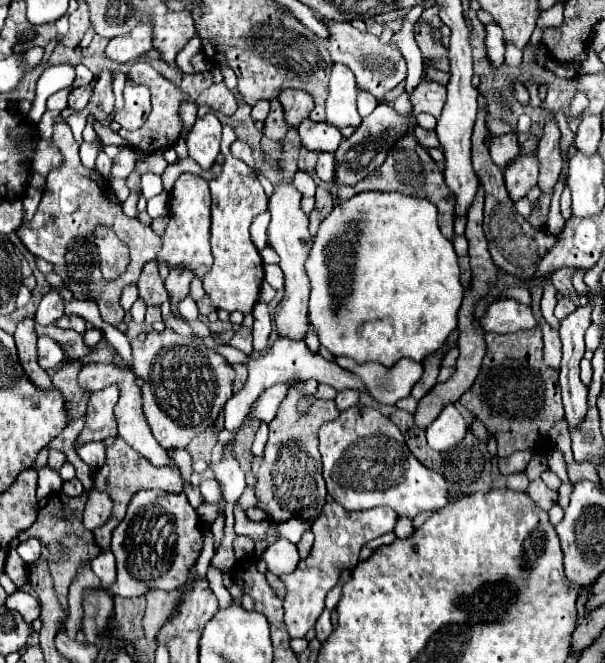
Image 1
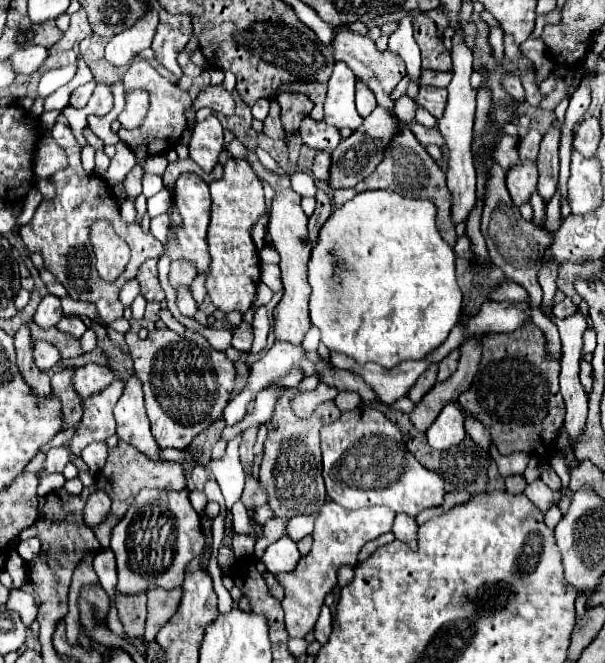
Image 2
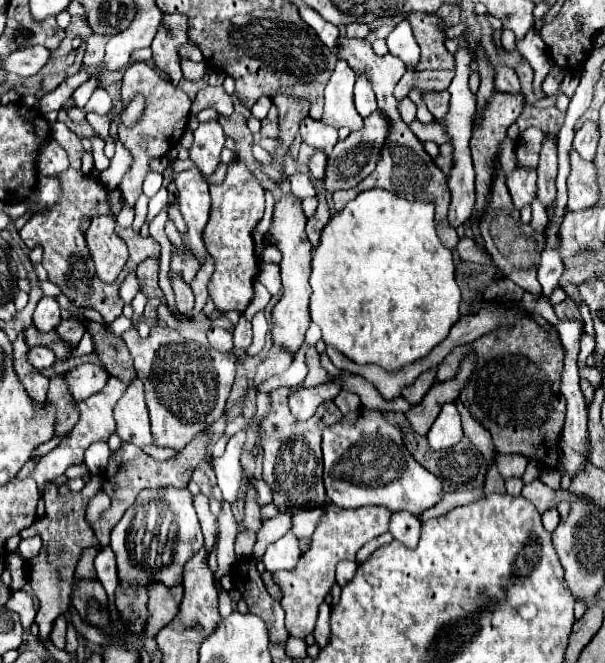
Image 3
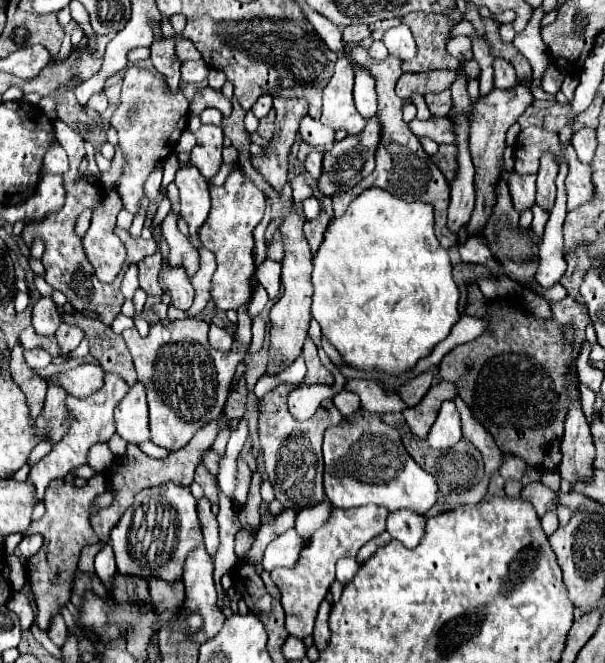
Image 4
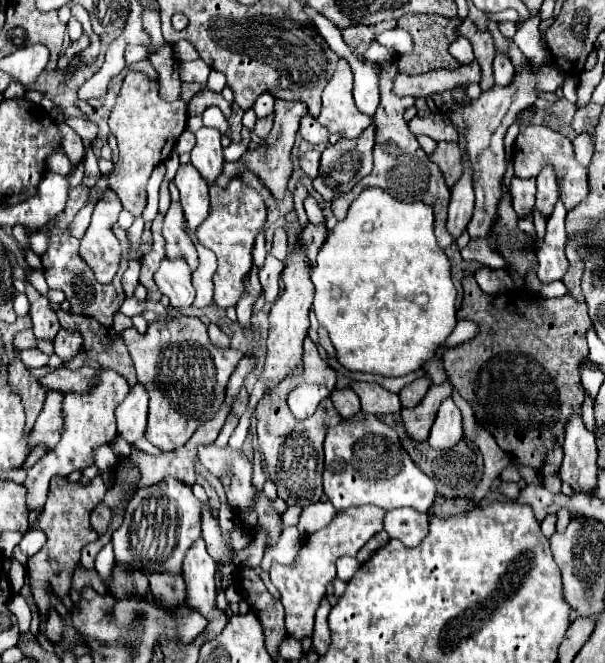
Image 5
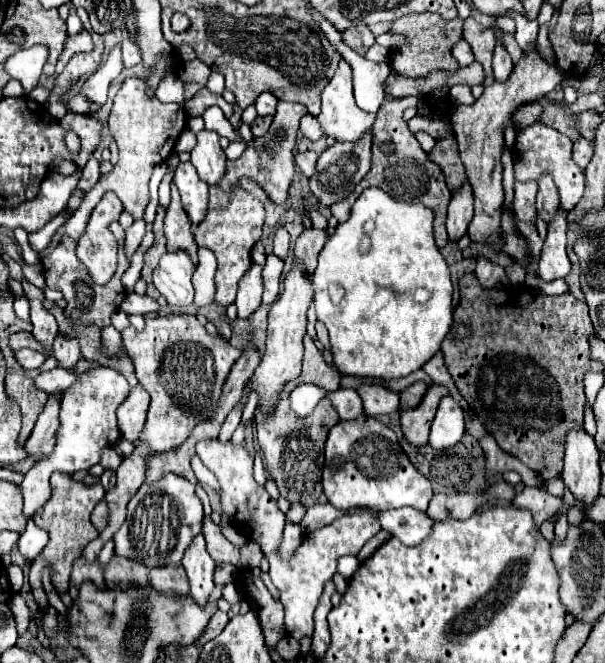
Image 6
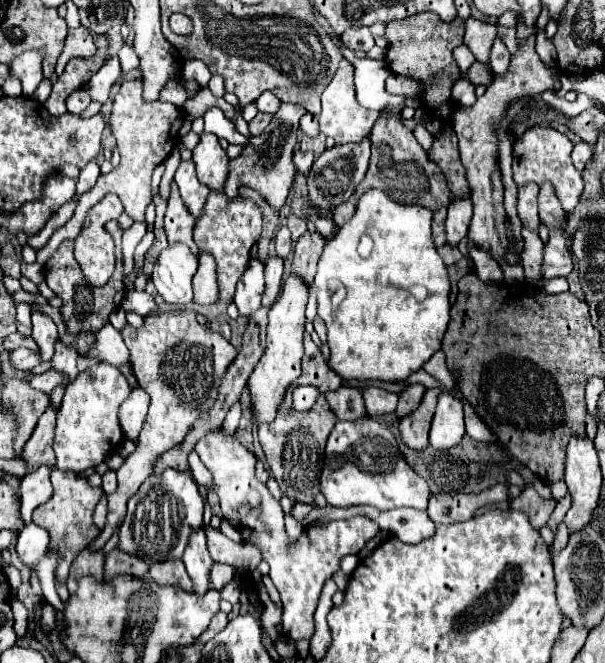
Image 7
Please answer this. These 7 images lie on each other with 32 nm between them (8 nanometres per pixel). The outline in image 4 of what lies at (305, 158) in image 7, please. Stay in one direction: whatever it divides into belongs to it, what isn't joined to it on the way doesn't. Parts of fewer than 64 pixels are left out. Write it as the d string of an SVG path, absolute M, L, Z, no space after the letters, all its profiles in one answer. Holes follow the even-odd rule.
M312 150L312 152L306 156L306 160L304 160L304 170L306 170L312 178L316 178L316 176L320 176L320 168L322 168L322 154L320 154L318 150Z

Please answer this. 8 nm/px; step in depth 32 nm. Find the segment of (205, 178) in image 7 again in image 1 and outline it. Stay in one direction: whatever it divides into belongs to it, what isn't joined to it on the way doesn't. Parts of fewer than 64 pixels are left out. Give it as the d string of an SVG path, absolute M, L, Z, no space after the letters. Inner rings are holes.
M212 112L206 114L204 118L198 118L186 142L190 158L196 160L204 170L210 170L220 152L220 140L222 140L220 120Z

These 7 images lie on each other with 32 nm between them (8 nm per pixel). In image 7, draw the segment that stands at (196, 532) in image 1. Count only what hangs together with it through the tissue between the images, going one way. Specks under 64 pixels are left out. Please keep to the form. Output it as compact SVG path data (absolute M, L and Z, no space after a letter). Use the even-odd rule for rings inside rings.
M166 468L158 476L148 476L140 490L128 500L126 520L120 528L120 548L128 554L146 558L148 564L156 560L168 560L168 556L180 558L190 532L202 526L202 514L204 502L194 482L192 470Z

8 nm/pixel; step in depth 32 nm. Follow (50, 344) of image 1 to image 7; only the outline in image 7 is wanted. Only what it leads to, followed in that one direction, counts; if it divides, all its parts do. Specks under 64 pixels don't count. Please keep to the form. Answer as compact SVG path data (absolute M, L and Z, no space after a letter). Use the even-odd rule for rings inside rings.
M16 348L10 352L10 366L16 370L30 370L38 366L38 354L28 348Z

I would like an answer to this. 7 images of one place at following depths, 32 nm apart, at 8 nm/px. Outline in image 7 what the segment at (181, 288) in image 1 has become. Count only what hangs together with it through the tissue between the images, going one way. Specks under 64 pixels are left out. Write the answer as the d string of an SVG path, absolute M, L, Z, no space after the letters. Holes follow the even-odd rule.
M172 182L170 184L170 198L168 198L168 210L166 210L166 216L164 216L164 228L166 228L166 236L168 236L168 242L176 242L180 240L182 244L188 244L192 248L192 252L198 252L196 250L196 244L192 240L192 230L194 230L194 218L192 214L188 212L186 204L182 202L180 198L180 192L176 188L176 184Z

